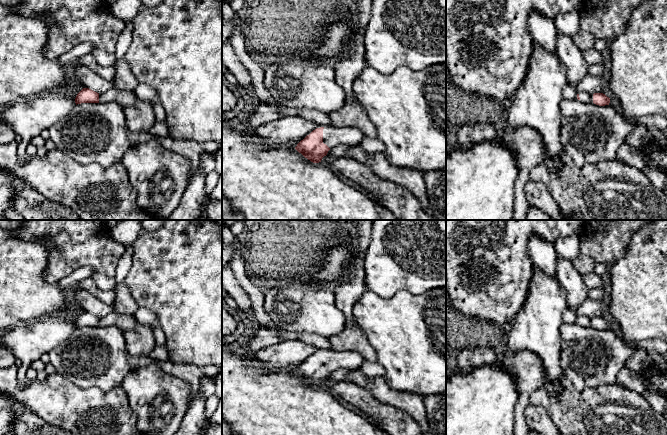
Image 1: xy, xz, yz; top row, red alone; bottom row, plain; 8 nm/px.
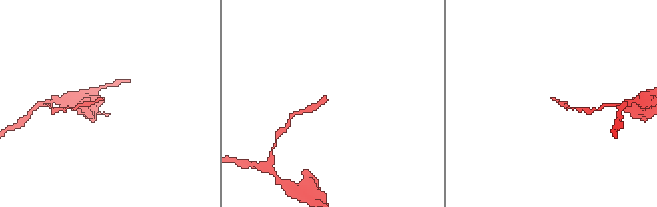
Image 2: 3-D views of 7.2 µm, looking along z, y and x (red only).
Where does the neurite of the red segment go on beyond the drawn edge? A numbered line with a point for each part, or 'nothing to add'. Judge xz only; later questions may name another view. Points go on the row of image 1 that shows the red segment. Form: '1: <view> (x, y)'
1: xz (351, 136)

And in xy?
1: xy (124, 98)

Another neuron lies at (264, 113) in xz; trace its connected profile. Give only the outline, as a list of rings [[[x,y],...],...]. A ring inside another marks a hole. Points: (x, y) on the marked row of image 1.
[[[259,102],[255,111],[252,114],[248,114],[247,124],[250,127],[258,128],[280,117],[281,114],[277,108],[271,104]]]

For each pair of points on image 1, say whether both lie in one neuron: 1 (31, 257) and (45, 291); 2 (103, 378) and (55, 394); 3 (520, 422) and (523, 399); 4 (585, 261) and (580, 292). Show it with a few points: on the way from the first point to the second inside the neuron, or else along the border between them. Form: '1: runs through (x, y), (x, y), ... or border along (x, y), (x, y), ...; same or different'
1: runs through (31, 265), (31, 277), (37, 283); same
2: border along (59, 373), (81, 387), (98, 387), (102, 391); different
3: runs through (520, 416), (521, 405); same
4: border along (571, 261), (573, 266), (582, 275); different

